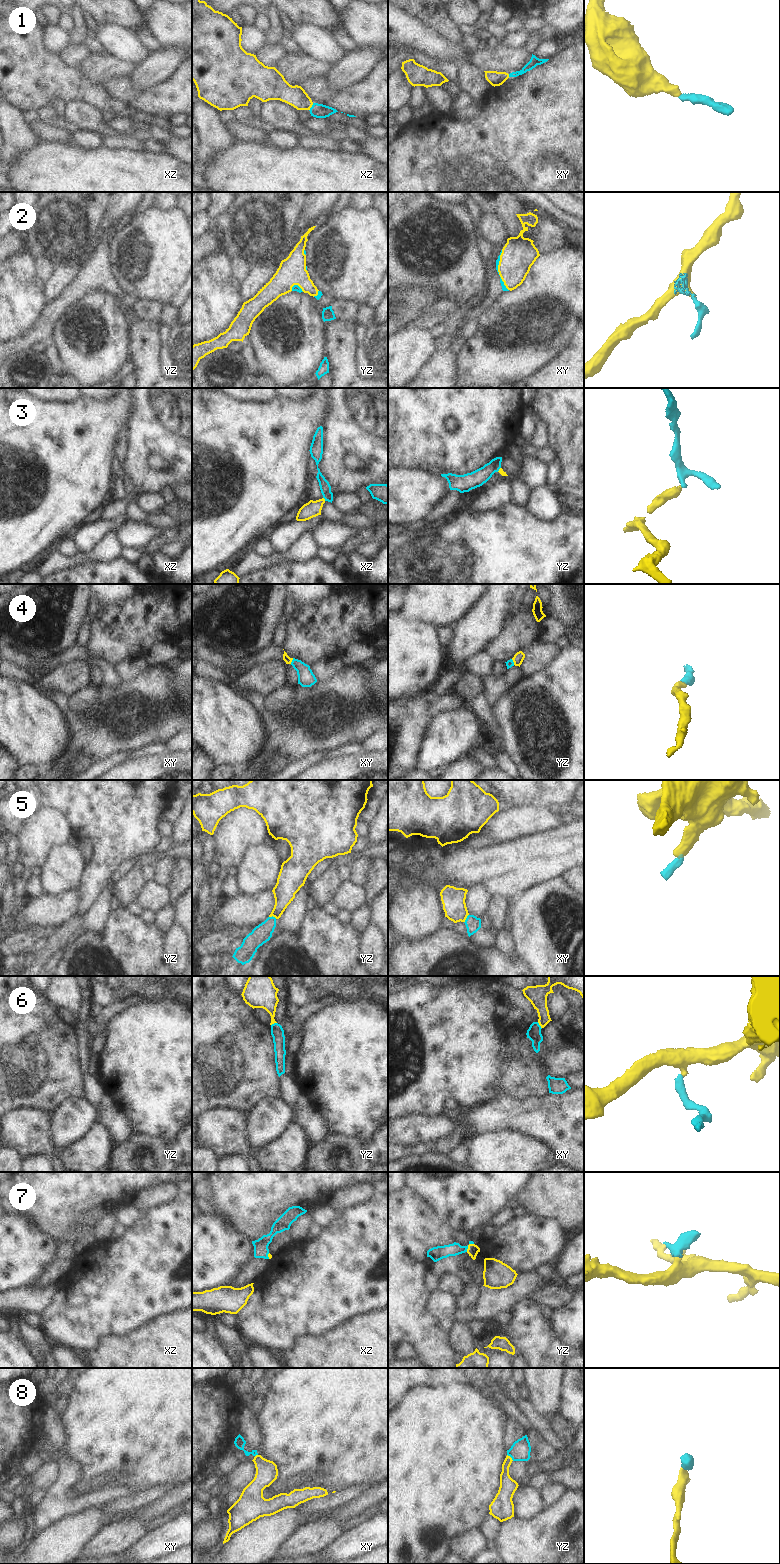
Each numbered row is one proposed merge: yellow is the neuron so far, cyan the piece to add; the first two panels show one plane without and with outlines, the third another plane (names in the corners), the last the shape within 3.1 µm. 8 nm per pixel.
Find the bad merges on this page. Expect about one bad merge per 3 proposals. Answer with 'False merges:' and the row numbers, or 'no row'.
False merges: 3, 5, 6

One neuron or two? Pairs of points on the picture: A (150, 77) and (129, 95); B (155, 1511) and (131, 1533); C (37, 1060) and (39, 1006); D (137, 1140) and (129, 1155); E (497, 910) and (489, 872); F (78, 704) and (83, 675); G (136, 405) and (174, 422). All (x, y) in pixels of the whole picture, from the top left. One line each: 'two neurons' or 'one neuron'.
A: two neurons
B: two neurons
C: one neuron
D: one neuron
E: two neurons
F: two neurons
G: one neuron

